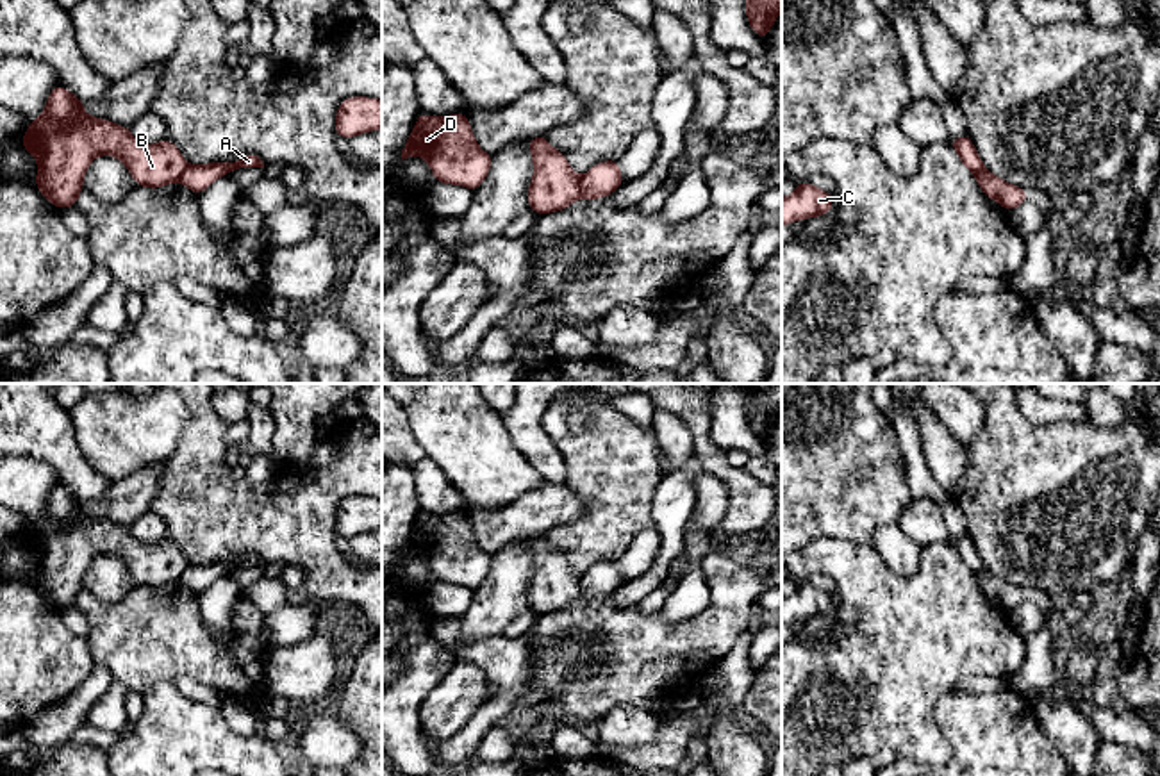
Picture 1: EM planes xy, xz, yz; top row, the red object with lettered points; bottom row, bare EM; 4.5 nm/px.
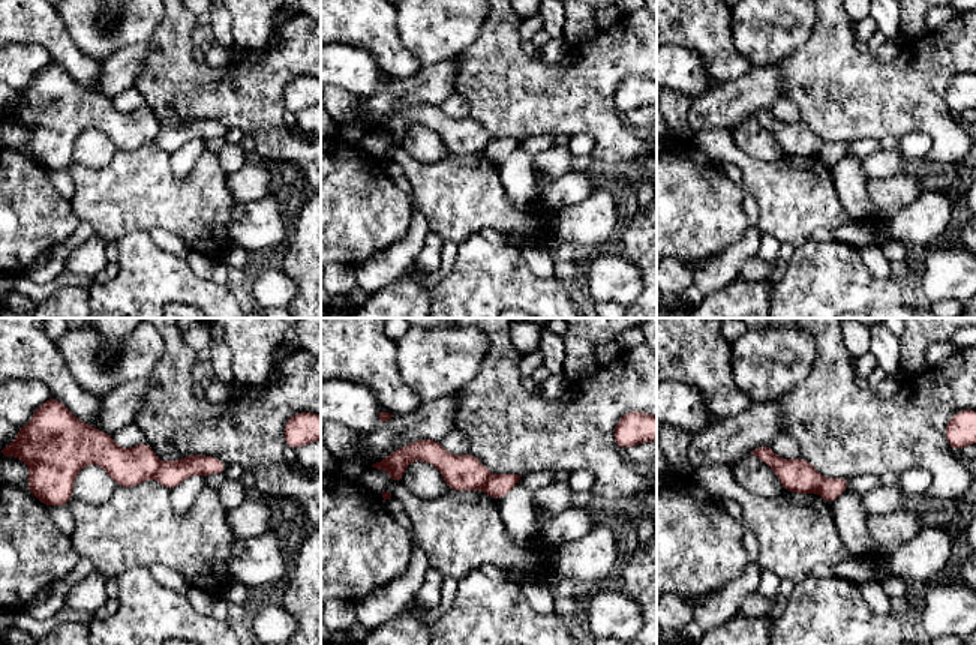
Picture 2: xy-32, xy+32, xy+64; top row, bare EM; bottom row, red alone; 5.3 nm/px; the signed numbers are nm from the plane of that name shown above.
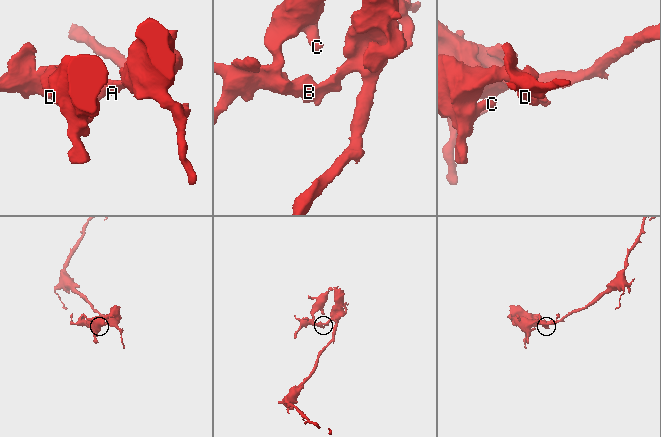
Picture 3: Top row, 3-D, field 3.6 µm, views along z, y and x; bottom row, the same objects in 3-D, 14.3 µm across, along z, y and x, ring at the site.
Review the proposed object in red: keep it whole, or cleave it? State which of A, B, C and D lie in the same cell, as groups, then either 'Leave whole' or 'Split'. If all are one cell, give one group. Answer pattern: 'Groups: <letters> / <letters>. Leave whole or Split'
Groups: A / B C D. Split

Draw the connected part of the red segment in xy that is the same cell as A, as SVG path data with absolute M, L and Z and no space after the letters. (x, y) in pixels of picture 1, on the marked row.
M244 155L236 162L207 162L187 166L180 184L196 194L202 194L211 184L241 168L264 168L257 155Z

